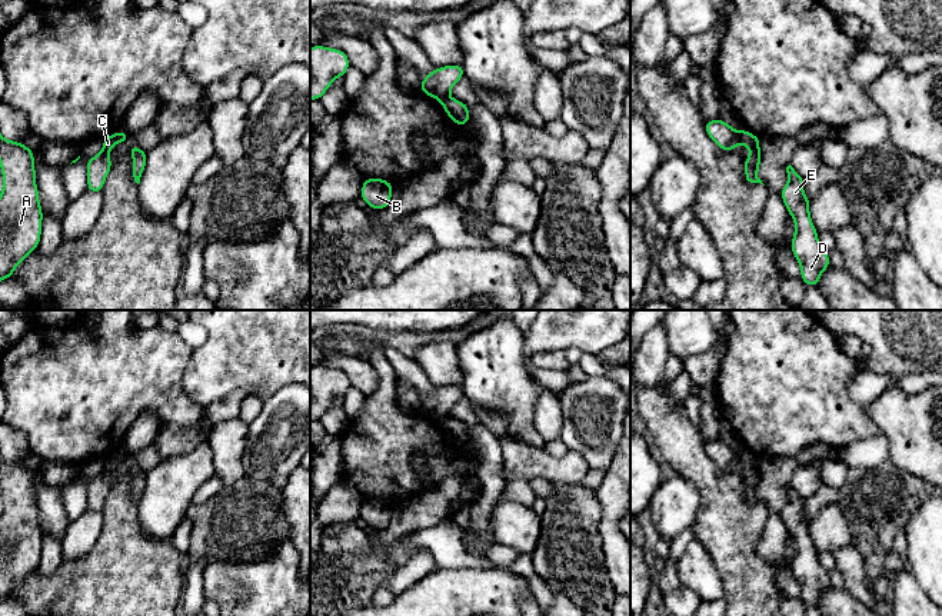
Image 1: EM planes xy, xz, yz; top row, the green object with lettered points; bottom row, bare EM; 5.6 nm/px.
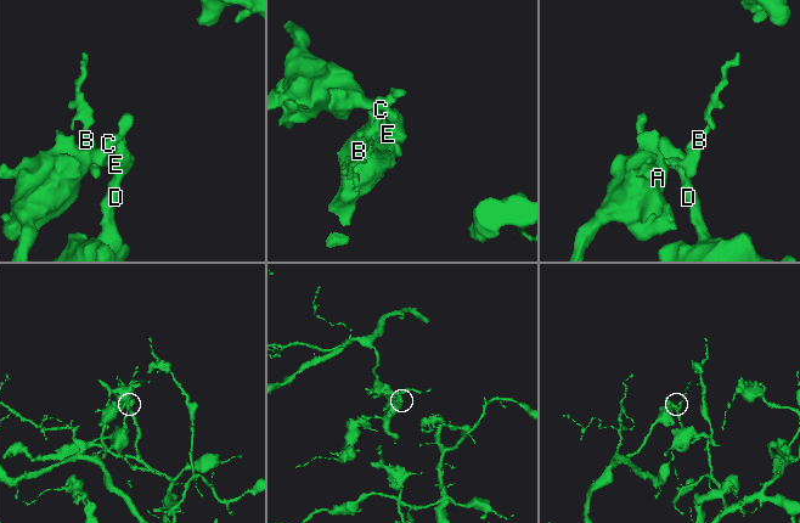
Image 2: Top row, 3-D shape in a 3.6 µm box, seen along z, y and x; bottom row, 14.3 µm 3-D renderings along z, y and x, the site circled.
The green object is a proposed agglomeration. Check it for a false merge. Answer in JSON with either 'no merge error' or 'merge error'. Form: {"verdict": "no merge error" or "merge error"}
{"verdict": "merge error"}

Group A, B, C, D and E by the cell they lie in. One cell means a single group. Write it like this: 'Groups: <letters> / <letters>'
Groups: A B C / D E

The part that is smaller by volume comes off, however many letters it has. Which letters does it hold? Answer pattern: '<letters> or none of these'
D, E

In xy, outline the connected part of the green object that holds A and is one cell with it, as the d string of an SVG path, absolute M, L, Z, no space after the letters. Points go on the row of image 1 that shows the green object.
M0 134L0 282L37 249L41 237L43 210L36 184L34 153L21 141Z

